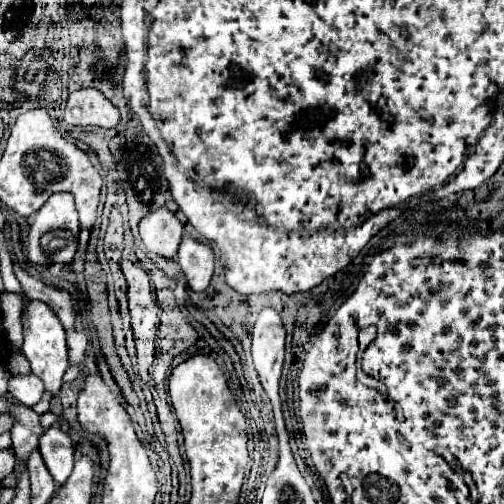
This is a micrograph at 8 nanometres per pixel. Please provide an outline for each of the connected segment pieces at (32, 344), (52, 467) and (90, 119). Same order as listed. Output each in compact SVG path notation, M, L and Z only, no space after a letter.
M34 299L28 303L26 311L22 313L22 327L24 327L24 347L22 353L28 357L32 373L40 377L46 385L46 391L52 395L58 395L60 385L62 385L62 375L68 369L68 347L66 347L66 331L52 309Z
M52 425L40 435L38 451L52 479L62 485L70 477L74 467L74 447L70 437L58 425Z
M86 87L70 93L68 105L64 109L64 119L70 125L82 125L82 127L96 125L114 129L120 123L120 111L116 105L112 105L110 99L104 97L102 91Z

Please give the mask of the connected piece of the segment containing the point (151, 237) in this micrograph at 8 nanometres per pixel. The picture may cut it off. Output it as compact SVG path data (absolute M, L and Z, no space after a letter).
M160 207L148 213L140 223L140 237L144 241L146 251L162 257L174 257L180 245L180 237L184 233L182 223L176 219L172 211Z

